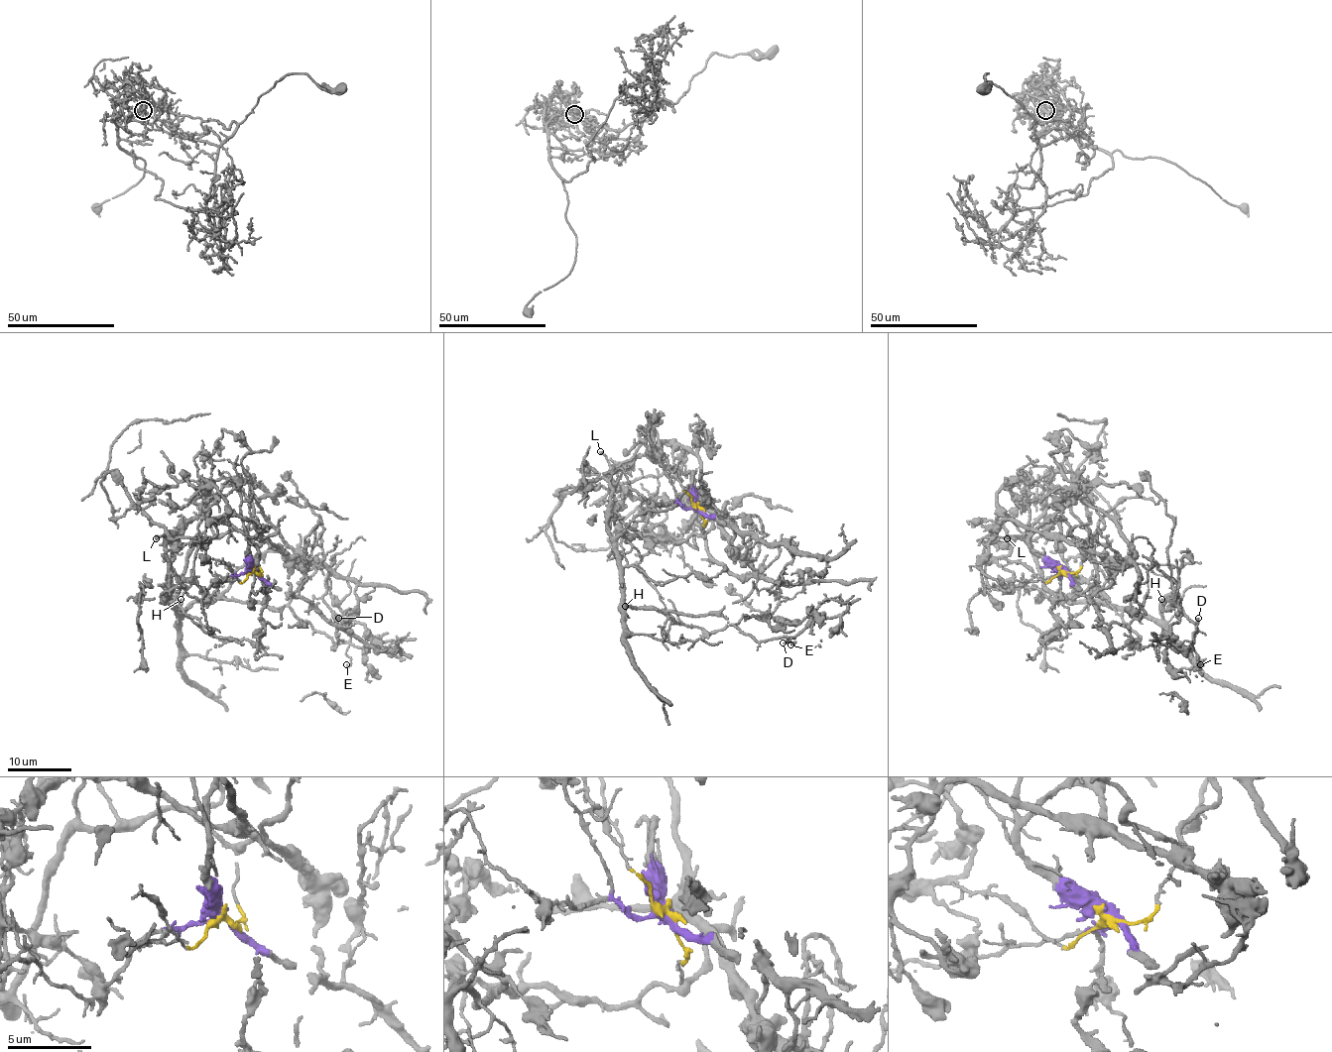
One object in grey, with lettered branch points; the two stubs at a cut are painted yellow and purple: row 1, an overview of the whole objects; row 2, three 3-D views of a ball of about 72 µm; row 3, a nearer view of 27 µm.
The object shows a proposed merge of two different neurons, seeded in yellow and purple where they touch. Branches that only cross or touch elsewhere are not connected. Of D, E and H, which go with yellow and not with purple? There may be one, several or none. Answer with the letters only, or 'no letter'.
D, E, H

